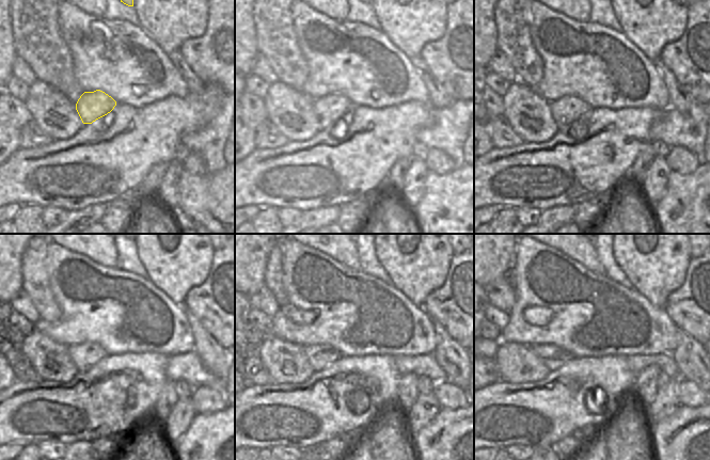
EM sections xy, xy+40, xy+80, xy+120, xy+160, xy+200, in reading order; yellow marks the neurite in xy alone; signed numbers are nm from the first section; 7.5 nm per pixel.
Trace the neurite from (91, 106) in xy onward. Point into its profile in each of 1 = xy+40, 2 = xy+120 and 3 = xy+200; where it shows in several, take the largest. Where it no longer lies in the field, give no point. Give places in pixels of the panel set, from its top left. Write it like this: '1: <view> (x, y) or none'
1: xy+40 (328, 109)
2: xy+120 (83, 355)
3: xy+200 (553, 357)

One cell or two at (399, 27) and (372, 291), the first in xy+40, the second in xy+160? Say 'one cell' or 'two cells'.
two cells

